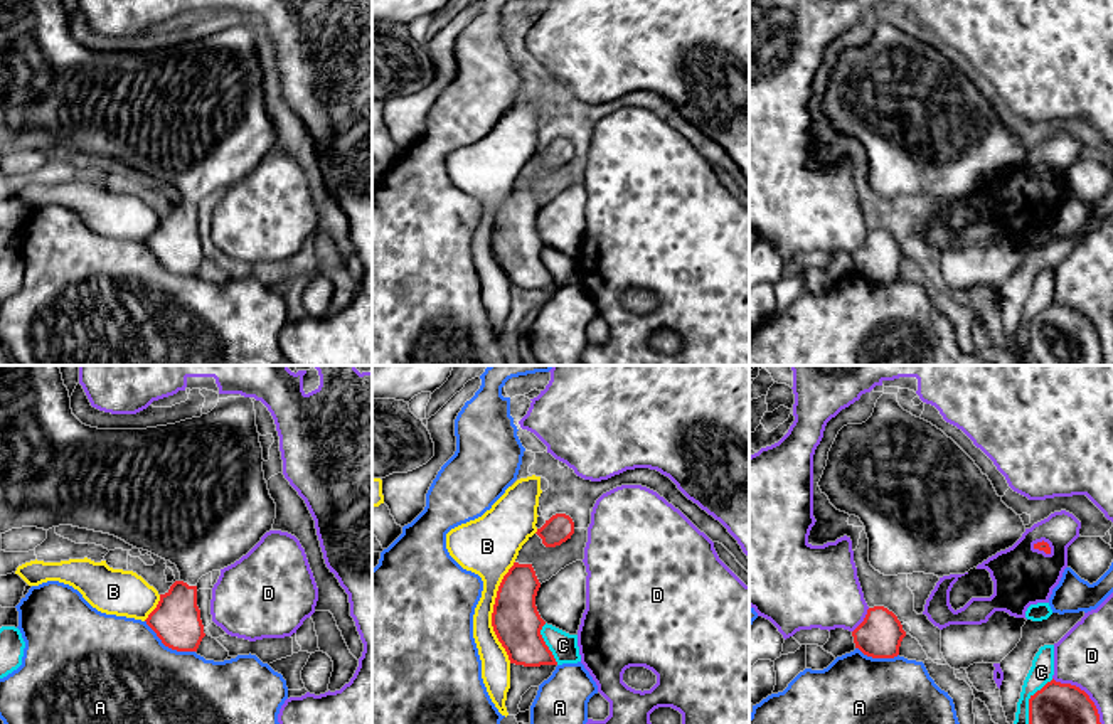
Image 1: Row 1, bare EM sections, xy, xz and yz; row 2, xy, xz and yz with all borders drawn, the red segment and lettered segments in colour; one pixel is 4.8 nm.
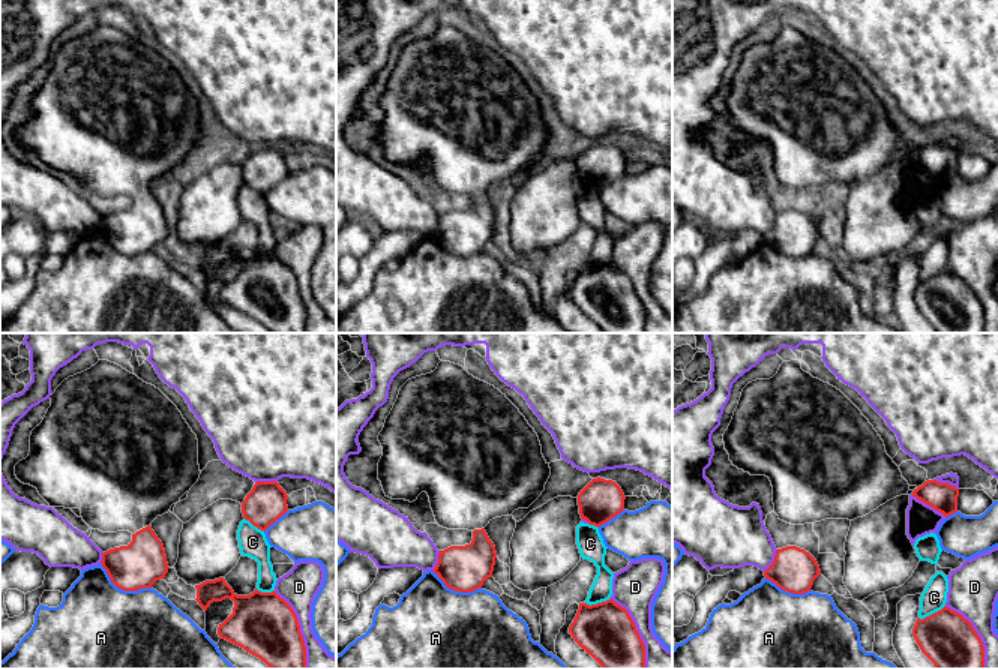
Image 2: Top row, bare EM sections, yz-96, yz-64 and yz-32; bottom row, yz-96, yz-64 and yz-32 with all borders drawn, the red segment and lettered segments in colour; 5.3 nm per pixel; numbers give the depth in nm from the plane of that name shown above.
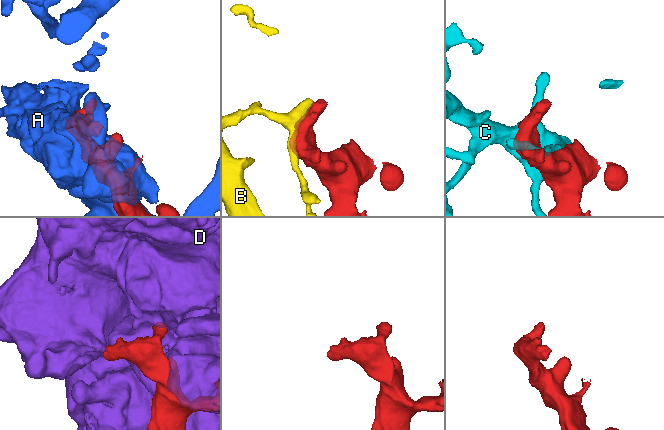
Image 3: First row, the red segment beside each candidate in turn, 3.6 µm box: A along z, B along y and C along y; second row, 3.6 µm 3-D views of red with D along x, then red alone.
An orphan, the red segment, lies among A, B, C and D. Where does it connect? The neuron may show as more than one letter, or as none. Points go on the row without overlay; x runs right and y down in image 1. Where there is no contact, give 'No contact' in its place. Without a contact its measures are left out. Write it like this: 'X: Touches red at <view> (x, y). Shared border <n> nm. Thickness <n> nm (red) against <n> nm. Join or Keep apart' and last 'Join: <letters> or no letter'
A: Touches red at xy (167, 268). Shared border 280 nm. Thickness 240 nm (red) against 480 nm. Keep apart
B: Touches red at xz (494, 234). Shared border 480 nm. Thickness 220 nm (red) against 190 nm. Keep apart
C: Touches red at yz (1029, 324). Shared border 260 nm. Thickness 320 nm (red) against 120 nm. Keep apart
D: Touches red at yz (1091, 324). Shared border 400 nm. Thickness 320 nm (red) against 280 nm. Keep apart
Join: no letter

